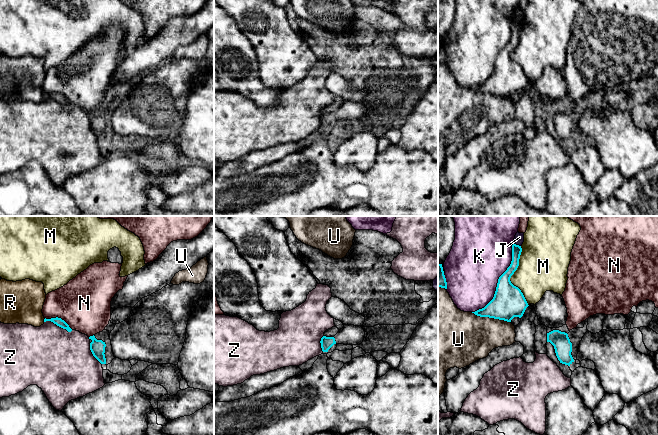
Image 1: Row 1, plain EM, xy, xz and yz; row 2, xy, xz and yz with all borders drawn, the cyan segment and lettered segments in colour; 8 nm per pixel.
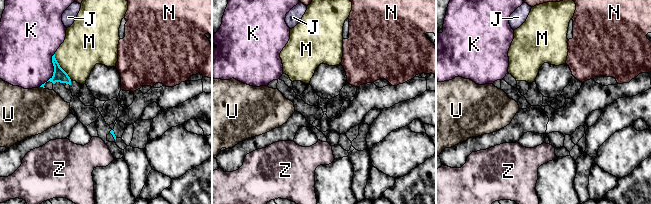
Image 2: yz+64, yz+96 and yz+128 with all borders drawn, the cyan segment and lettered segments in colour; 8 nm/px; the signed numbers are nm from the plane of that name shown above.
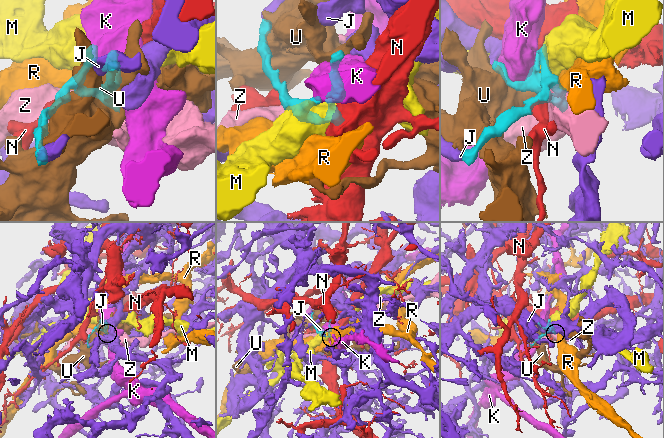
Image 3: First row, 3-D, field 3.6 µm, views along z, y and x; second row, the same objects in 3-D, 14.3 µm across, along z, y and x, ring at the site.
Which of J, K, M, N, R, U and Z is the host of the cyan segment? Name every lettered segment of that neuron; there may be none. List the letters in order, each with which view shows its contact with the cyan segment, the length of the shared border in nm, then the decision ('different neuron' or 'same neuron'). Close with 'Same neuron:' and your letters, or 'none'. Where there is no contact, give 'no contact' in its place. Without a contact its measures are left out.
J: yz | 70 nm | different neuron
K: yz | 650 nm | different neuron
M: yz | 480 nm | different neuron
N: xy | 240 nm | different neuron
R: xy | 40 nm | different neuron
U: yz | 340 nm | different neuron
Z: xy | 240 nm | different neuron
Same neuron: none

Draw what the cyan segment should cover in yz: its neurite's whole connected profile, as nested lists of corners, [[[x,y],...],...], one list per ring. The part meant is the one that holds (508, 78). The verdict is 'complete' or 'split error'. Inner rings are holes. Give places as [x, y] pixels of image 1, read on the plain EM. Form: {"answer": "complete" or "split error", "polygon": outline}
{"answer": "complete", "polygon": [[[513,19],[512,37],[507,46],[499,53],[493,75],[482,85],[474,89],[480,93],[489,93],[511,98],[514,93],[521,94],[529,82],[521,66],[514,62],[510,54],[519,42],[522,24]]]}

